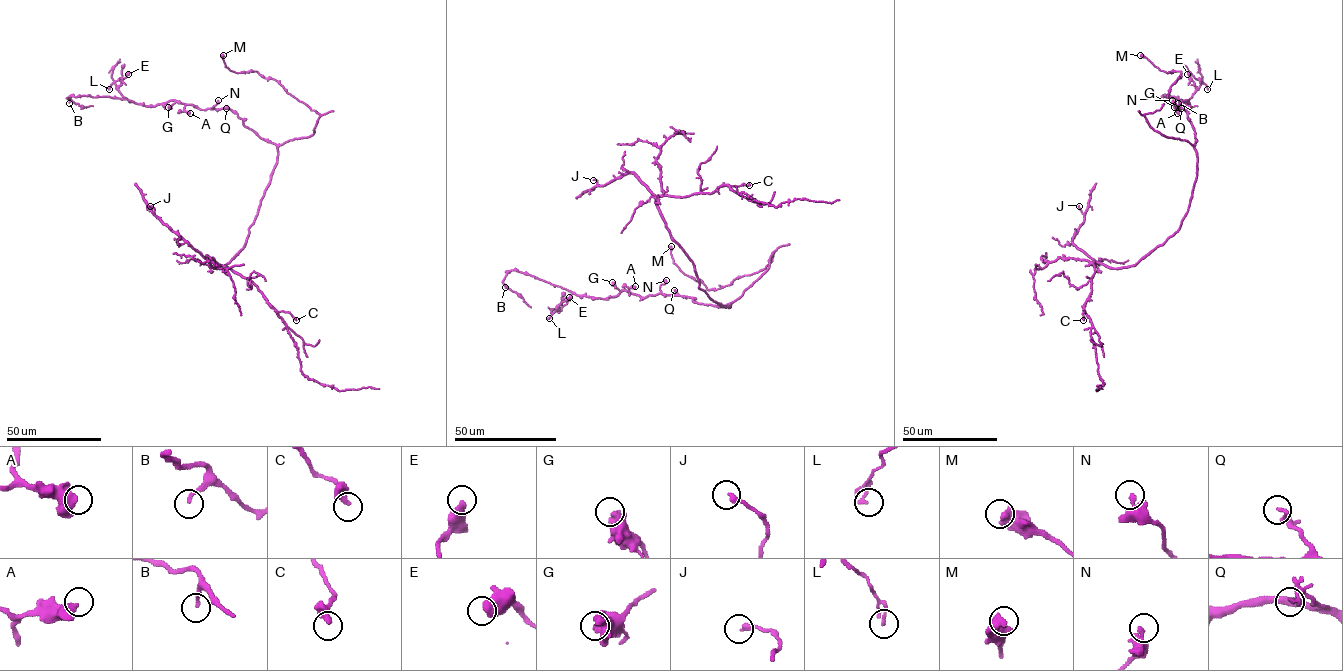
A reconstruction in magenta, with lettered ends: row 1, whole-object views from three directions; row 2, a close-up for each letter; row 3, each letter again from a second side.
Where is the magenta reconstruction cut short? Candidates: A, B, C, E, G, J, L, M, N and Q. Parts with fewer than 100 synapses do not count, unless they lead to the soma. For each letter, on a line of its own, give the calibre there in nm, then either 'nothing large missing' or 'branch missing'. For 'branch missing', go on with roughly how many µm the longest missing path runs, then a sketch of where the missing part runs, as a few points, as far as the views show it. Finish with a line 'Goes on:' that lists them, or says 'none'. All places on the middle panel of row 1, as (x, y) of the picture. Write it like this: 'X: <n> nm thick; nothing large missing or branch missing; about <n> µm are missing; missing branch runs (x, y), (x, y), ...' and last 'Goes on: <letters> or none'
A: 400 nm thick; nothing large missing
B: 180 nm thick; nothing large missing
C: 240 nm thick; nothing large missing
E: 600 nm thick; nothing large missing
G: 500 nm thick; nothing large missing
J: 240 nm thick; nothing large missing
L: 140 nm thick; nothing large missing
M: 500 nm thick; nothing large missing
N: 280 nm thick; nothing large missing
Q: 120 nm thick; nothing large missing
Goes on: none

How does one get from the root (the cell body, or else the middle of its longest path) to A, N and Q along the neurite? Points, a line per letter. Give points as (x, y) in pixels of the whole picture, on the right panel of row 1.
A: (1184, 218), (1196, 180), (1197, 156), (1194, 129), (1184, 109), (1188, 107), (1185, 104), (1177, 113)
N: (1184, 218), (1196, 180), (1196, 138), (1186, 108), (1177, 107), (1172, 100)
Q: (1184, 218), (1196, 180), (1197, 156), (1194, 129), (1186, 110), (1181, 108)

